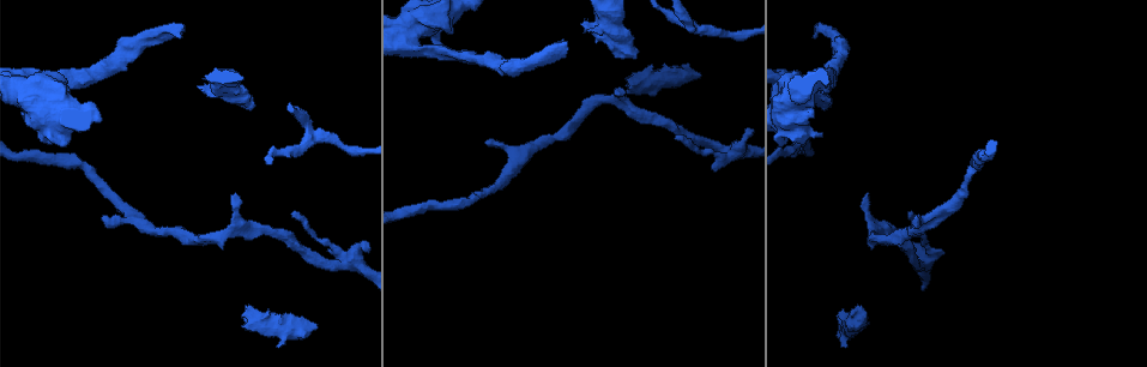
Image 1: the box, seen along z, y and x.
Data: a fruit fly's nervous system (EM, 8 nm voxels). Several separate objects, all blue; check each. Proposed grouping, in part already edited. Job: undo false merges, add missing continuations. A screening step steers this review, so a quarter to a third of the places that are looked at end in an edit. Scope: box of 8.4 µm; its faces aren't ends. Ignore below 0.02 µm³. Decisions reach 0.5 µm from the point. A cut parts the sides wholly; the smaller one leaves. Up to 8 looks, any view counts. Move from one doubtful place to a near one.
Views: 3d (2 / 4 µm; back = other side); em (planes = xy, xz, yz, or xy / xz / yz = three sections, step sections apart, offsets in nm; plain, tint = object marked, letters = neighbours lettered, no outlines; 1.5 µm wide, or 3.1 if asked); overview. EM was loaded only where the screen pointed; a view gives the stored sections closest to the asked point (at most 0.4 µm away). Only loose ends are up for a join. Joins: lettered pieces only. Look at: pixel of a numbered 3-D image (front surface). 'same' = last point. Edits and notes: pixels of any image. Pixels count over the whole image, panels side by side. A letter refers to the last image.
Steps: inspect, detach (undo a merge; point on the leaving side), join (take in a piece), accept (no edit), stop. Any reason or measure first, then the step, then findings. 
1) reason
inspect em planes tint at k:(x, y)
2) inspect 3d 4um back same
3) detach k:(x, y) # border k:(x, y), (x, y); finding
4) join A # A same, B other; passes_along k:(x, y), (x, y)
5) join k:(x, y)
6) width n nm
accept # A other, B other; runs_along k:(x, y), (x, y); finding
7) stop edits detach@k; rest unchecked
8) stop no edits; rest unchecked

free end
inspect 3d 4um at 1:(234, 195)

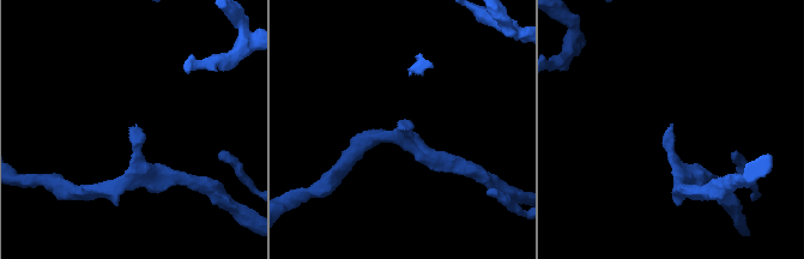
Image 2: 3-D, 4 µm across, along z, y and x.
inspect em xy step 8 letters at 2:(404, 128)

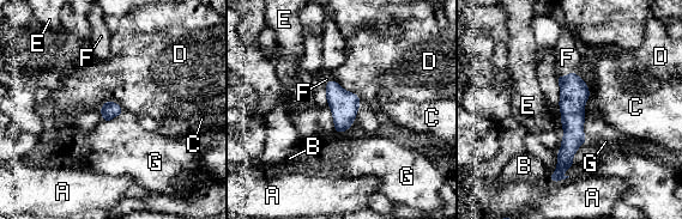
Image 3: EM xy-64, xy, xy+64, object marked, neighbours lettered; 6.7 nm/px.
inspect em planes letters same

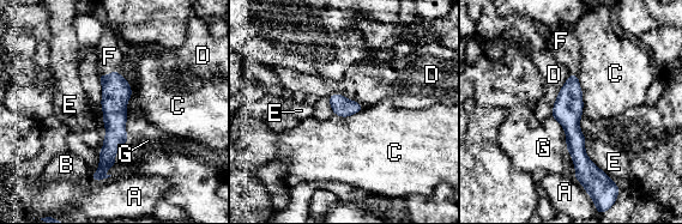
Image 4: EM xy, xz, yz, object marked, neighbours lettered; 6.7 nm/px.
width 130 nm
join F # A other, B other, C other, D other, E other, F same, G other; passes_along 4:(116, 91), (109, 74), (109, 56); the neuron continues

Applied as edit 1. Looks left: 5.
see it whole again
inspect overview

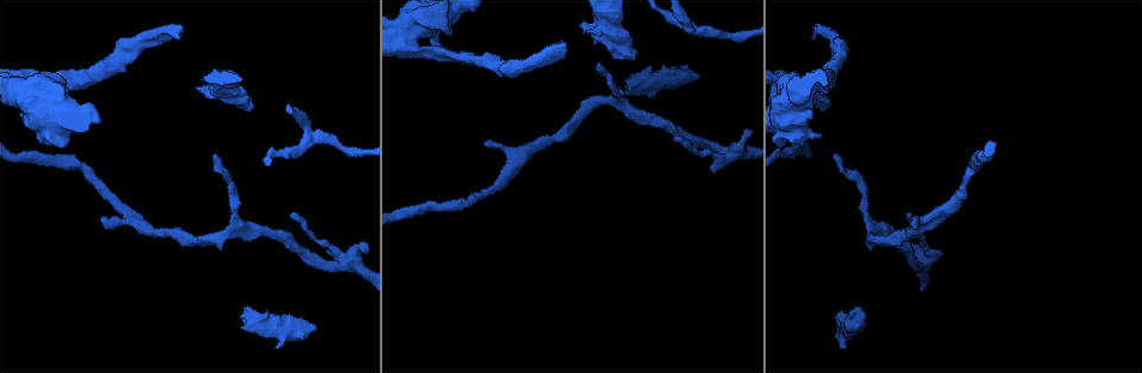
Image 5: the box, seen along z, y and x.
free end
inspect 3d 2um at 5:(860, 309)

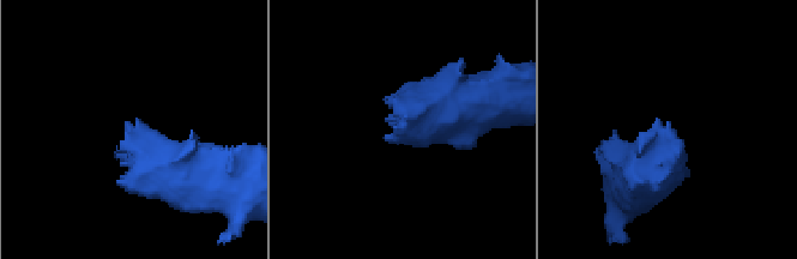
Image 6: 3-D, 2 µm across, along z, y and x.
now the EM
inspect em planes letters at 6:(394, 128)

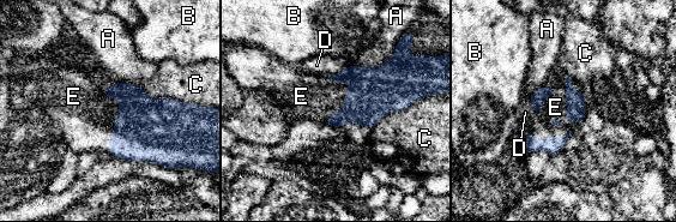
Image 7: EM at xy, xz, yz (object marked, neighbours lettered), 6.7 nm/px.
join E # A other, B other, C other, D other, E same; passes_along 7:(150, 130), (119, 109), (86, 116); it goes on there

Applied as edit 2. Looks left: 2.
stop edits join@4, join@7; rest unchecked

